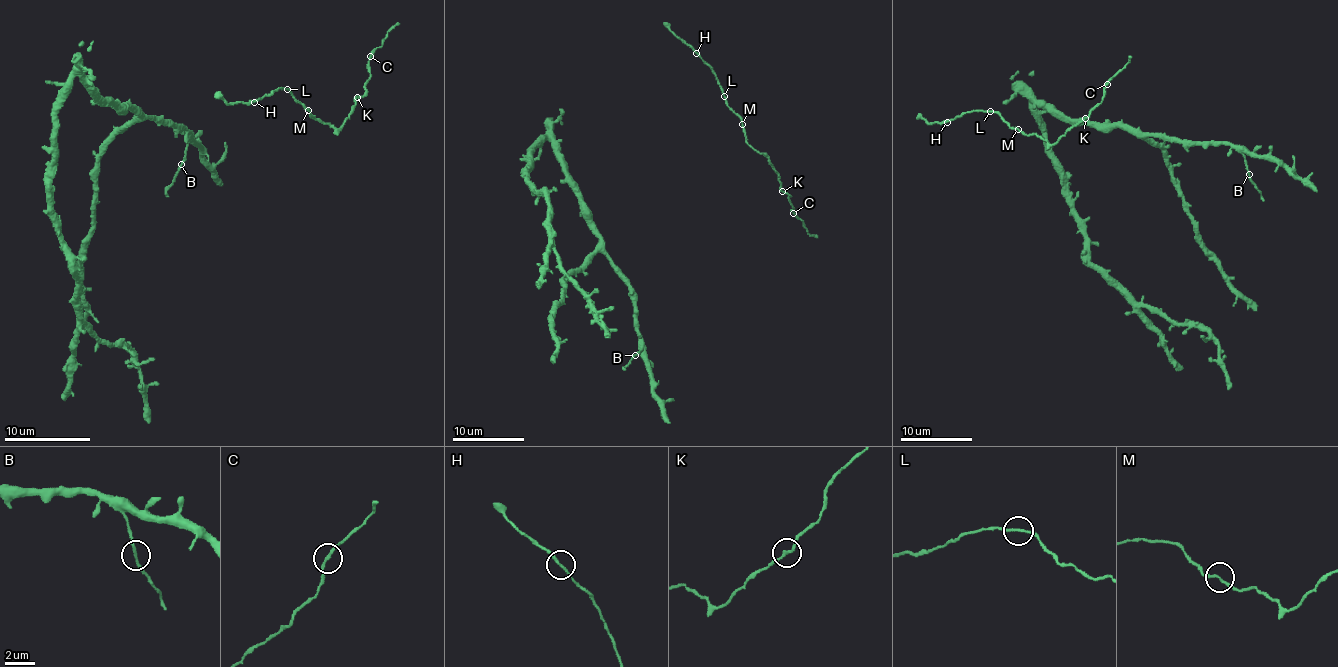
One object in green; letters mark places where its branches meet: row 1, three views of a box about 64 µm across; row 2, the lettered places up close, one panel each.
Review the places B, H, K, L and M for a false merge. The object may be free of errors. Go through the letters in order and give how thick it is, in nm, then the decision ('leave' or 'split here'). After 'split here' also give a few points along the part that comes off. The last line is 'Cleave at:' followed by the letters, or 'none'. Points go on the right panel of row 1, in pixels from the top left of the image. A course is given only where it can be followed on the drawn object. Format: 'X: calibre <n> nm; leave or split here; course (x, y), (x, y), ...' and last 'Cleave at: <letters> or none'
B: calibre 190 nm; leave
H: calibre 190 nm; leave
K: calibre 180 nm; leave
L: calibre 170 nm; leave
M: calibre 170 nm; leave
Cleave at: none

